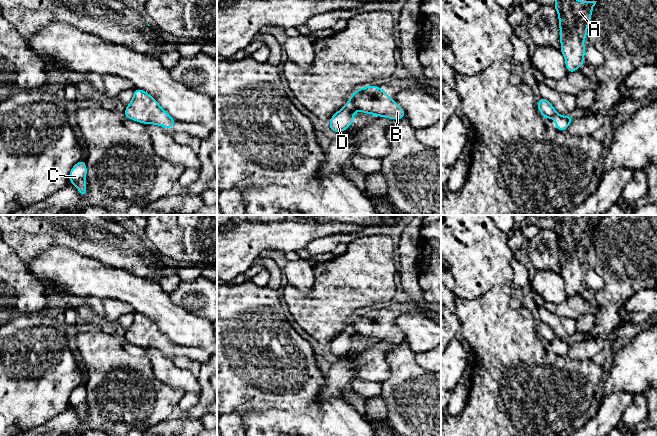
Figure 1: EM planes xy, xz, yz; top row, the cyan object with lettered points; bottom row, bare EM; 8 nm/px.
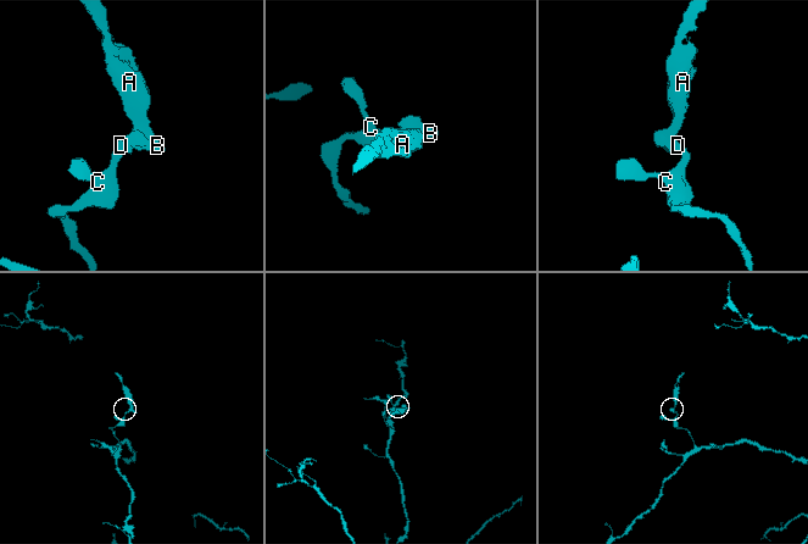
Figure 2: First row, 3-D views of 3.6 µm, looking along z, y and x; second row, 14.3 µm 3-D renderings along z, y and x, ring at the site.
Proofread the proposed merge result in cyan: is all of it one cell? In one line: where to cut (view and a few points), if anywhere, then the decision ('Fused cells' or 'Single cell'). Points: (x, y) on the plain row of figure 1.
Split along xz (349, 323), (357, 333). Fused cells

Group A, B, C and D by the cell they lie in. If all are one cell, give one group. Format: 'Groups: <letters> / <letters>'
Groups: A B / C D

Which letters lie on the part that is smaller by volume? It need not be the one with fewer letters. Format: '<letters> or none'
A, B

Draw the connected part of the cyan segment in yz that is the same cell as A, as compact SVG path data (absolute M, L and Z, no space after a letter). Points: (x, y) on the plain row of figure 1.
M555 215L554 231L559 239L560 275L565 280L567 297L572 297L578 294L579 291L585 287L584 278L586 271L584 270L583 265L587 261L587 251L591 245L592 234L596 226L597 225L578 225L577 221L574 219L560 219L559 215Z

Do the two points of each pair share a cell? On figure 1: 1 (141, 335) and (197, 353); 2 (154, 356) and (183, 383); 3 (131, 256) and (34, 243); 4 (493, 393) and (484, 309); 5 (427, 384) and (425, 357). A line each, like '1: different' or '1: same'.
1: same
2: same
3: same
4: same
5: different

